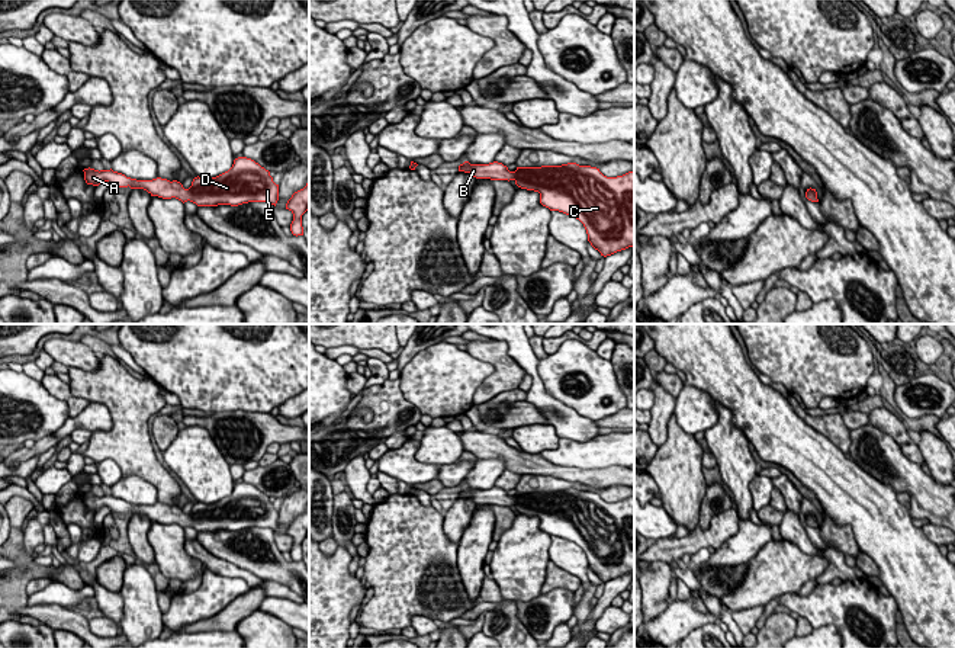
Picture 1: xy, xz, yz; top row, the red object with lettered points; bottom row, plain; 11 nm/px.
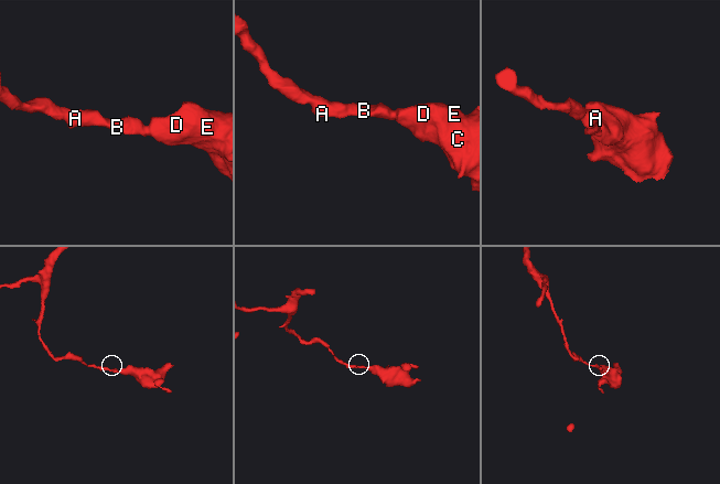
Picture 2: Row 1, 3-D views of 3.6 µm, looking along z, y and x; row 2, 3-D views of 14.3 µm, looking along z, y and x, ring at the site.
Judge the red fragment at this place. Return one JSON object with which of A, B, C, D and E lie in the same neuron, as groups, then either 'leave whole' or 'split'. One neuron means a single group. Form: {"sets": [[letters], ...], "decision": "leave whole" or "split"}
{"sets": [["A", "B", "C", "D", "E"]], "decision": "leave whole"}

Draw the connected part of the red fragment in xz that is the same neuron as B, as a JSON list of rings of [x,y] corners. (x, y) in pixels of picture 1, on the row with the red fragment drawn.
[[[464,161],[459,171],[476,179],[514,180],[521,189],[538,192],[543,206],[579,219],[588,241],[604,257],[634,248],[634,170],[607,177],[597,167],[576,163],[509,171],[498,161]]]

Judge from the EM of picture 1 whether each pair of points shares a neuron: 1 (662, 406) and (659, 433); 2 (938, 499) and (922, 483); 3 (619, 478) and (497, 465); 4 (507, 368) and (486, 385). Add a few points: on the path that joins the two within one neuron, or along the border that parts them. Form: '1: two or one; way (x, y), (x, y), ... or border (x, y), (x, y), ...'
1: one; way (661, 413), (659, 426)
2: one; way (933, 494), (926, 487)
3: two; border (478, 458), (499, 458), (507, 468)
4: one; way (502, 372), (491, 384)

